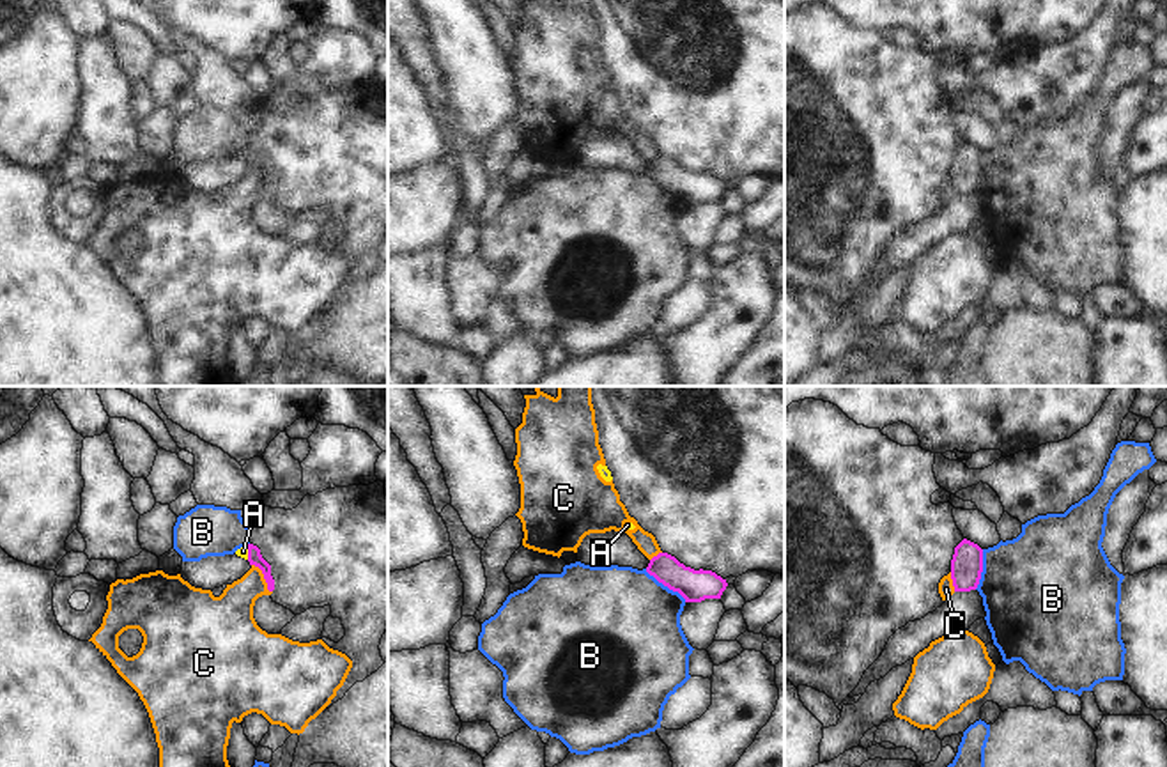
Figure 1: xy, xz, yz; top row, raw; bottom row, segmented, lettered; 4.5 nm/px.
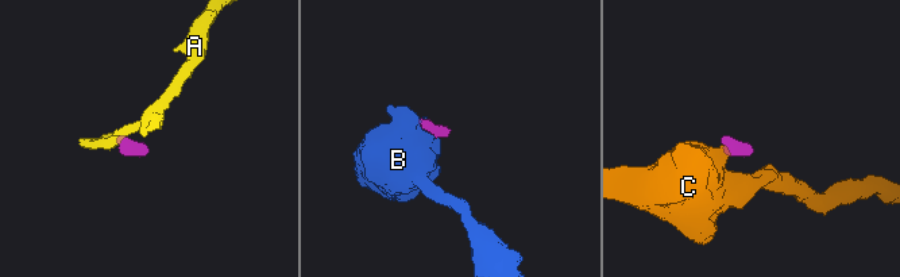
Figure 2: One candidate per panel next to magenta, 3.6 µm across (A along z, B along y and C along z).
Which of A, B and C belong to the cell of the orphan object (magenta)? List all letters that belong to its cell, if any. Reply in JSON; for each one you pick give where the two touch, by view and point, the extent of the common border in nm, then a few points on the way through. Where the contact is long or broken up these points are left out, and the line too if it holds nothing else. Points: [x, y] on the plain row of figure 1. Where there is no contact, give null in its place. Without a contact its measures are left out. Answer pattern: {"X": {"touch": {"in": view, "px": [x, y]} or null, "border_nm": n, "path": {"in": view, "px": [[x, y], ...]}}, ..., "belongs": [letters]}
{"A": {"touch": {"in": "xy", "px": [248, 156]}, "border_nm": 60, "path": {"in": "xy", "px": [[255, 162], [248, 156], [243, 154]]}}, "belongs": ["A"]}

